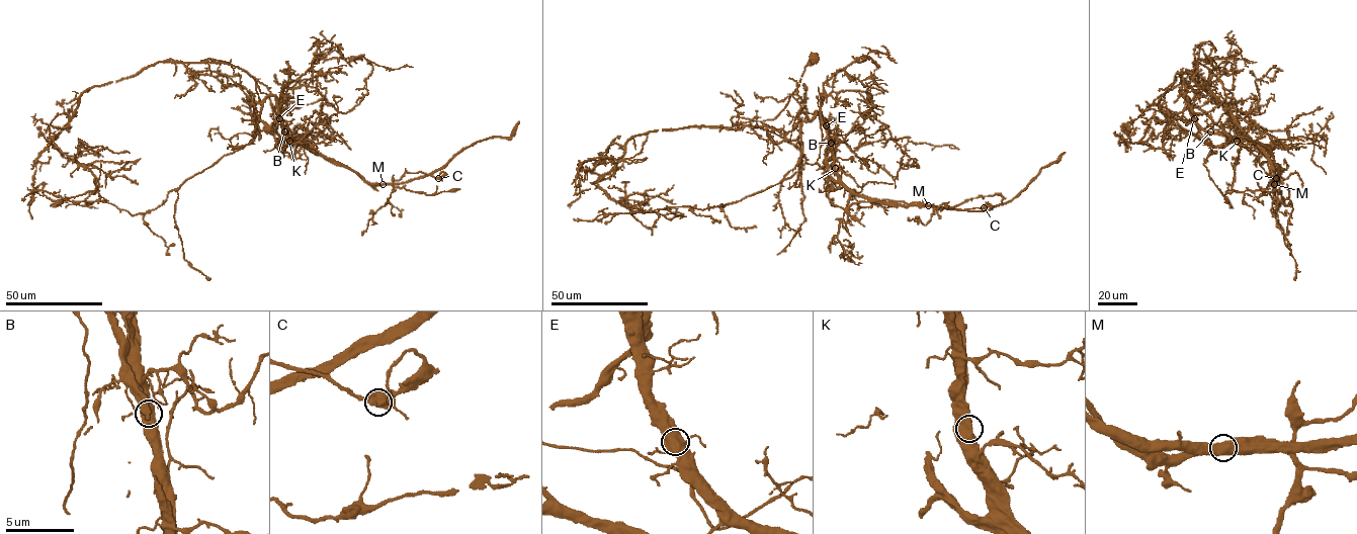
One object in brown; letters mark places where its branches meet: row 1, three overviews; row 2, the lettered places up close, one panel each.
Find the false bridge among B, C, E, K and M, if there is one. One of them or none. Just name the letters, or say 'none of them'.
M

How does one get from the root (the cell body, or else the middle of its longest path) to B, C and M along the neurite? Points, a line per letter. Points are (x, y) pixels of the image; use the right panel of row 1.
B: (1124, 129), (1150, 103), (1181, 112), (1188, 103), (1184, 96), (1192, 117), (1210, 131)
C: (1124, 129), (1150, 103), (1181, 112), (1184, 96), (1202, 128), (1260, 148), (1275, 178)
M: (1124, 129), (1150, 103), (1181, 112), (1188, 103), (1185, 96), (1190, 115), (1202, 128), (1260, 148), (1274, 184)

